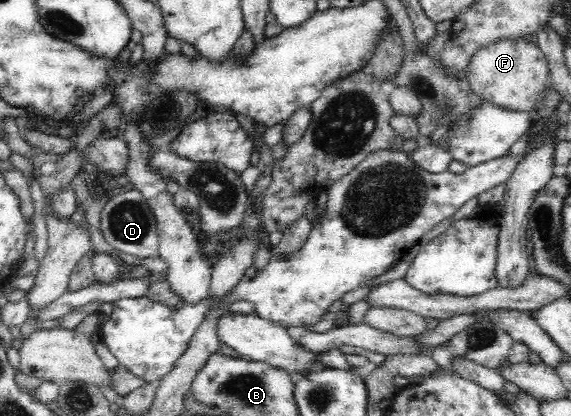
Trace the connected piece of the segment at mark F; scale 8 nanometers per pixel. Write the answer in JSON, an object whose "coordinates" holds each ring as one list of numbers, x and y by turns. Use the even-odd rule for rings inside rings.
{"coordinates":[[503,38,488,46,478,48,466,70,467,80,475,95,486,102,506,110,520,110,533,114,538,109,539,98,551,82,551,73,545,54,535,43,525,43,521,38]]}

